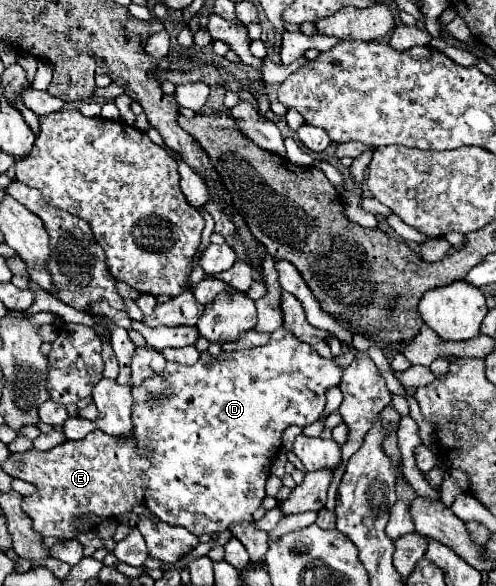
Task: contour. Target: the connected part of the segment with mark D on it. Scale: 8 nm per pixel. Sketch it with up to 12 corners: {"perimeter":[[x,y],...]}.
{"perimeter":[[285,332],[131,388],[145,504],[253,522],[343,368]]}

